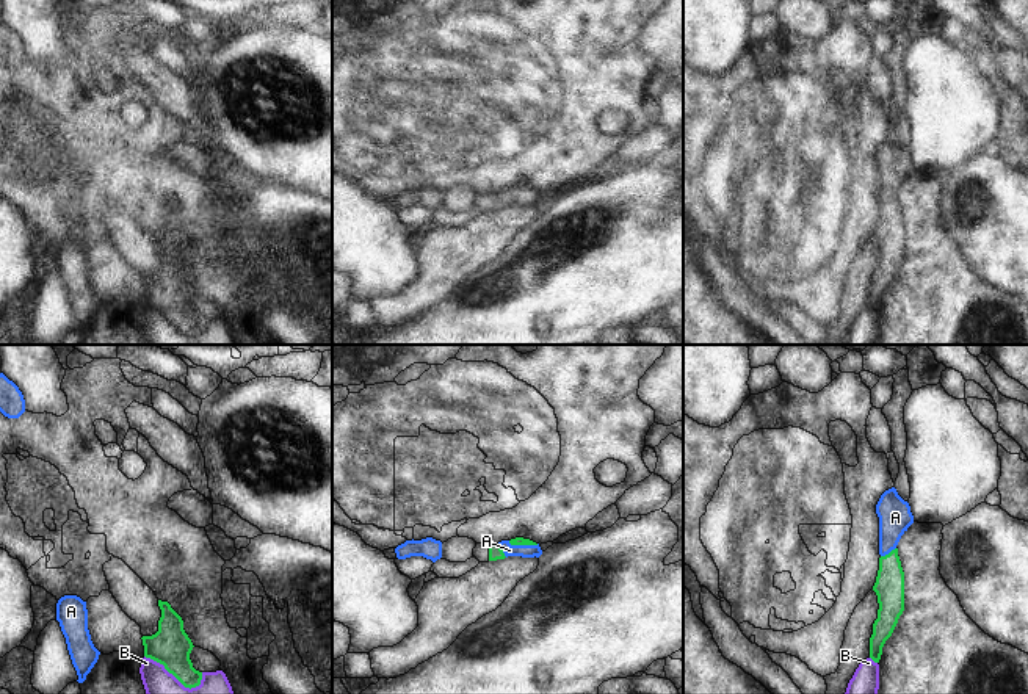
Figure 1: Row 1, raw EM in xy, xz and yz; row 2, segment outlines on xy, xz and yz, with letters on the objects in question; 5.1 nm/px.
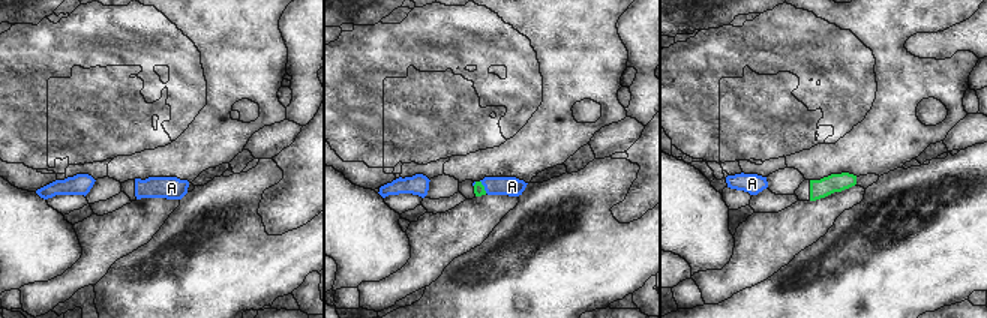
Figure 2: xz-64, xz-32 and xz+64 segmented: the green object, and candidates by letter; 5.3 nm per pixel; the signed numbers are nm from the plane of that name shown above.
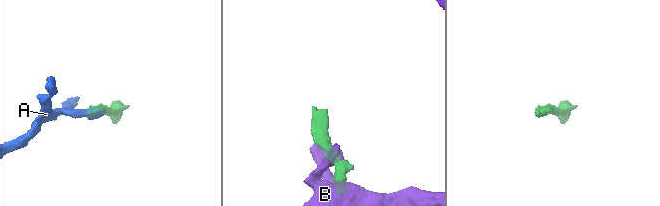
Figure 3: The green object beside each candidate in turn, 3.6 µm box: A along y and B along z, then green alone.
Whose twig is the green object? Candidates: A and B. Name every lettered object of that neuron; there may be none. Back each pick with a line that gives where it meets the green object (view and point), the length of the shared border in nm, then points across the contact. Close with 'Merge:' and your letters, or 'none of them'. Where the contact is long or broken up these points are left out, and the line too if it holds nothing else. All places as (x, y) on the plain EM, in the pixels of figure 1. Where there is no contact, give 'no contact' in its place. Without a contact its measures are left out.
A: contact xz (524, 193); length 160 nm; way xz (519, 190), (524, 193), (510, 199)
Merge: A

